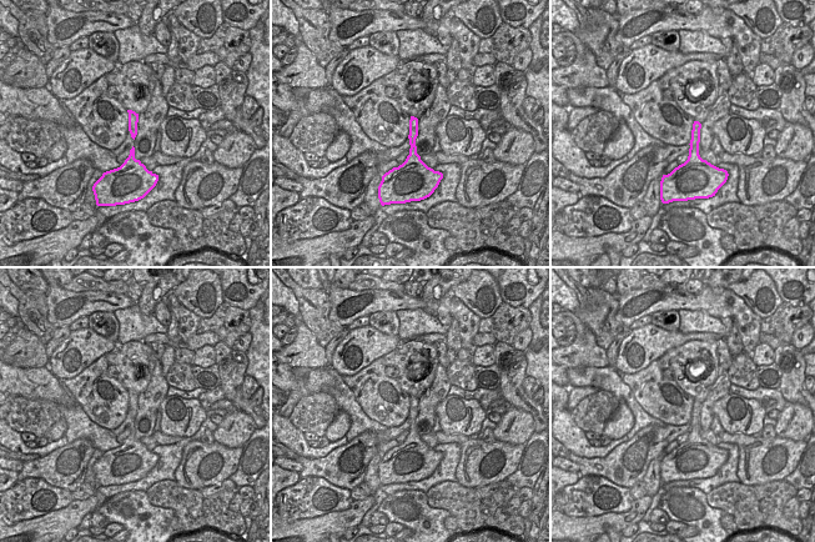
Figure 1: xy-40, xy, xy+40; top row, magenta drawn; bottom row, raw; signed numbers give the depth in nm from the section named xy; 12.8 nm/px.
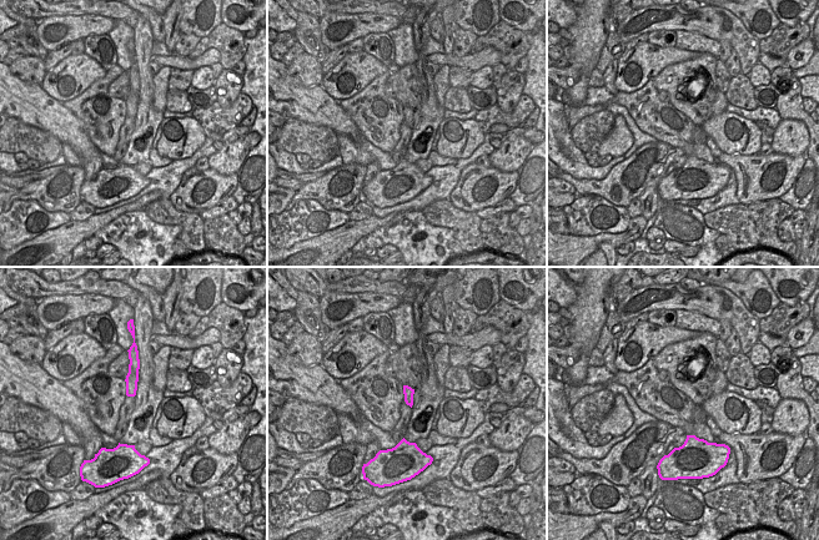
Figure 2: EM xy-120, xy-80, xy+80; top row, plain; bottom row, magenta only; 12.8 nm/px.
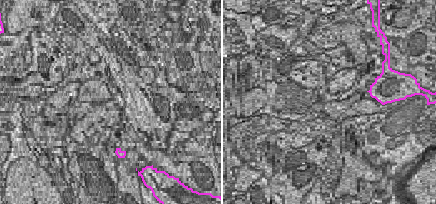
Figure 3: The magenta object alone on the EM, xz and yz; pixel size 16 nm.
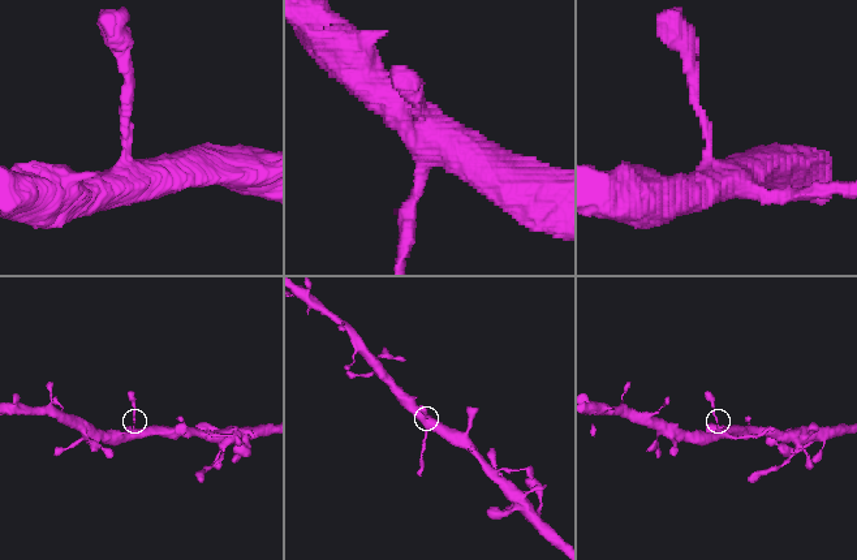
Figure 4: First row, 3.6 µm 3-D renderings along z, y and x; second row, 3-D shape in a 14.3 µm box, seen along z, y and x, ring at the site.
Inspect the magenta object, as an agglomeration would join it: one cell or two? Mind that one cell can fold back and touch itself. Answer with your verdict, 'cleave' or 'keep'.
keep

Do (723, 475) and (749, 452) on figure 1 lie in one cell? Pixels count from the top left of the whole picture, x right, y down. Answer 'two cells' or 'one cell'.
two cells

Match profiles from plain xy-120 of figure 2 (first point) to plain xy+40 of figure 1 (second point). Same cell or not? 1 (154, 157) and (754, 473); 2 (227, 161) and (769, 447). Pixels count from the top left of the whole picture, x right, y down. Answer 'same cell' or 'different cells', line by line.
1: same cell
2: different cells

